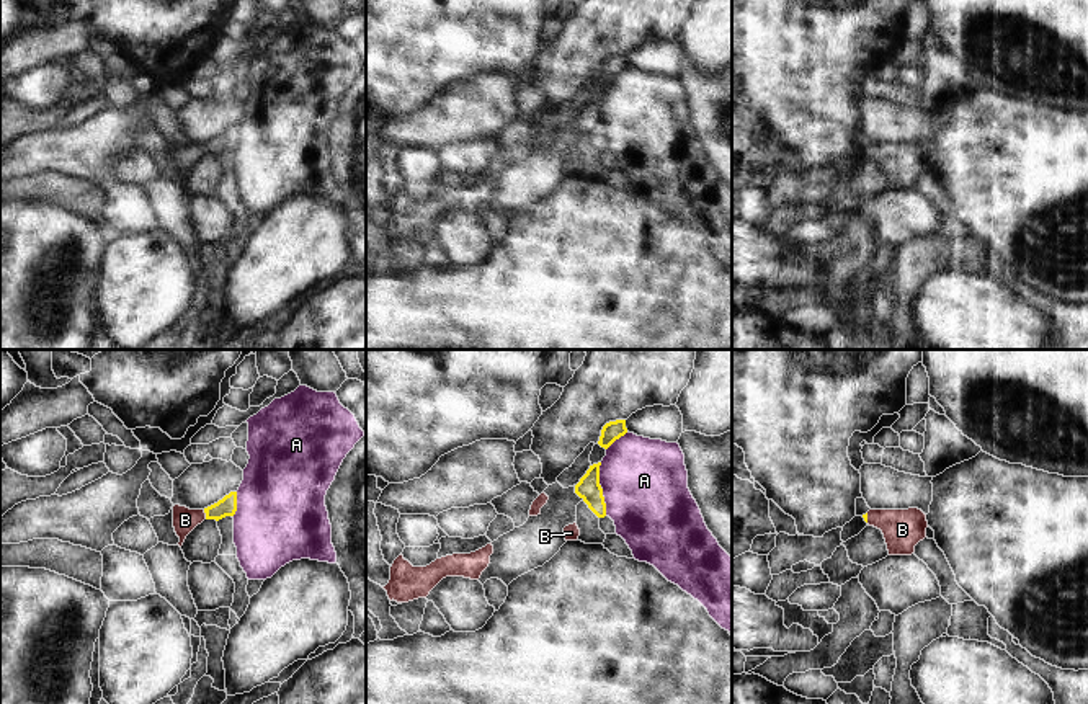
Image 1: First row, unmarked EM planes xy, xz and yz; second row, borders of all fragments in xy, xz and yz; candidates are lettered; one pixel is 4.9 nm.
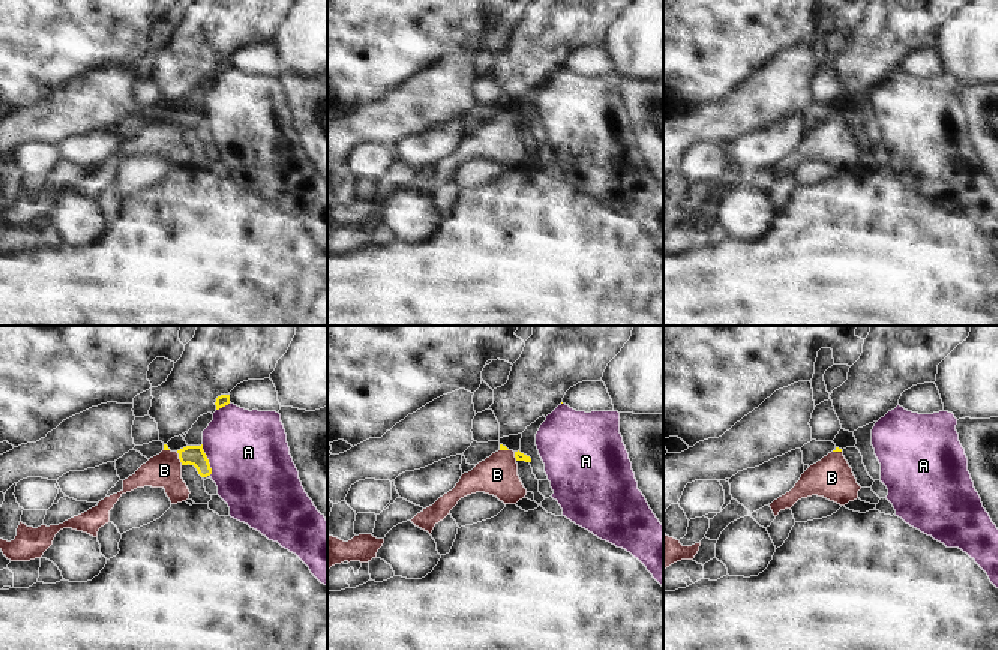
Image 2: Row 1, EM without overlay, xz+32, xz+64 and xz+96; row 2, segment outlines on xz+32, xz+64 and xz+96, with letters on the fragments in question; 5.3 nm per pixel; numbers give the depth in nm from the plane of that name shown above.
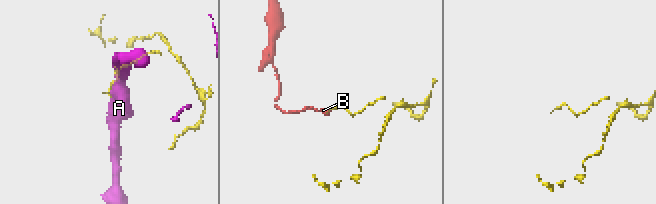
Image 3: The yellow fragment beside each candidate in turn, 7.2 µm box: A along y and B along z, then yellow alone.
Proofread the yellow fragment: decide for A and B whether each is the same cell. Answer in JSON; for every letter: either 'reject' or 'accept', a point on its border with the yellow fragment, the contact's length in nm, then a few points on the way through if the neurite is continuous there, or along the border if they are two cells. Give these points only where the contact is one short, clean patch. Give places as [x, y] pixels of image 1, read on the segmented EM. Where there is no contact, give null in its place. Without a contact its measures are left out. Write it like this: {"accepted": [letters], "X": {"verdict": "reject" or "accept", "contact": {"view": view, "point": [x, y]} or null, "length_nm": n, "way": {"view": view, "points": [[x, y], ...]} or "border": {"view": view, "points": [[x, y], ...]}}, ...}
{"accepted": ["B"], "A": {"verdict": "reject", "contact": {"view": "xz", "point": [601, 489]}, "length_nm": 260}, "B": {"verdict": "accept", "contact": {"view": "xy", "point": [206, 515]}, "length_nm": 50, "way": {"view": "xy", "points": [[226, 507], [206, 515], [185, 520]]}}}

